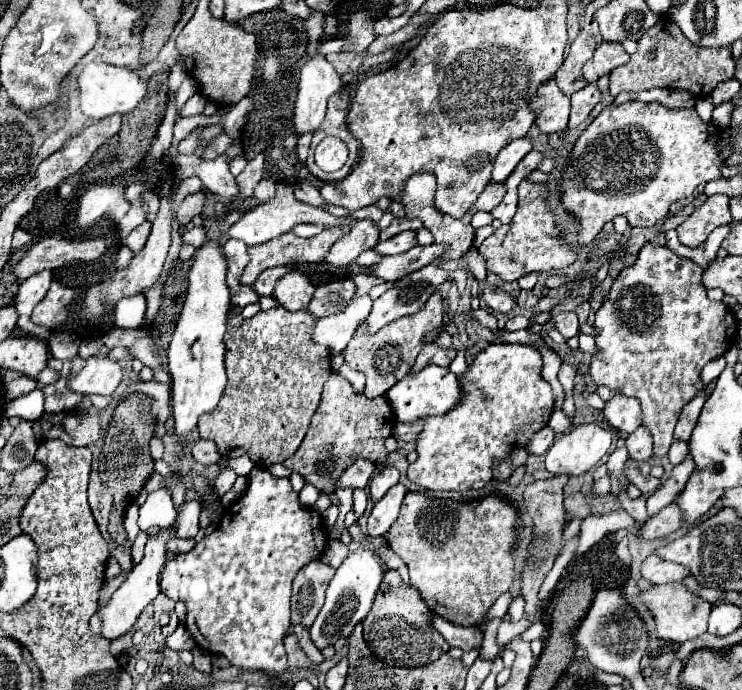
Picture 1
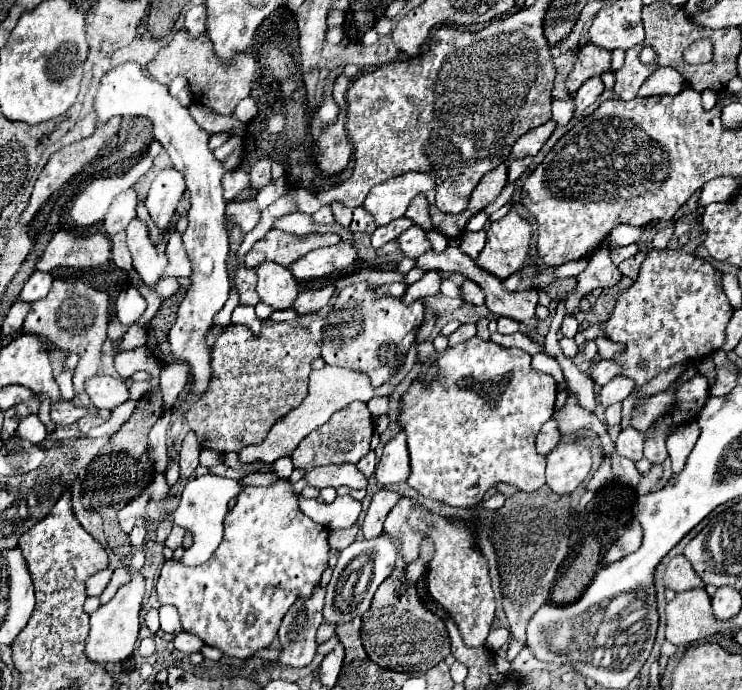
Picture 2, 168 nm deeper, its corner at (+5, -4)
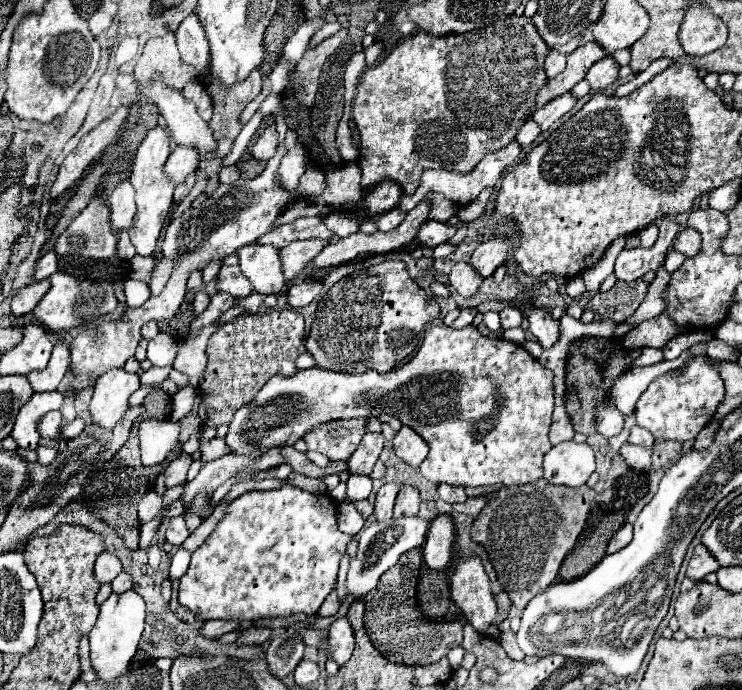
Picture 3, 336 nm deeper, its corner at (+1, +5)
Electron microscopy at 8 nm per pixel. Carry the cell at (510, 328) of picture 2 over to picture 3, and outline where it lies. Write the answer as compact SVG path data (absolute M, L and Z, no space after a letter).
M507 306L503 312L501 312L501 328L507 330L507 328L513 328L513 326L521 326L521 320L523 320L523 314L519 308L515 306Z

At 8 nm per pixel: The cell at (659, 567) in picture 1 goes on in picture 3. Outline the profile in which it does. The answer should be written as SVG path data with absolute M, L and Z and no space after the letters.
M695 546L695 552L687 564L687 578L691 580L703 580L705 574L709 572L717 572L719 566L717 566L717 560L713 560L713 556L709 556L707 548L705 546Z

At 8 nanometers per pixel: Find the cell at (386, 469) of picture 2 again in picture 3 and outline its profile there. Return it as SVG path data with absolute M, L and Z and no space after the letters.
M403 426L393 438L393 452L405 464L417 468L427 458L429 448L421 440L421 436L417 436L417 432L413 432L409 426Z

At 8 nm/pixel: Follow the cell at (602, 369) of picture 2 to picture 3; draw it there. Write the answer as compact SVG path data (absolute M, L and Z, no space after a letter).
M643 348L641 356L637 356L631 366L647 366L647 364L655 364L655 362L661 362L661 360L663 360L663 352L661 350L657 350L657 348Z

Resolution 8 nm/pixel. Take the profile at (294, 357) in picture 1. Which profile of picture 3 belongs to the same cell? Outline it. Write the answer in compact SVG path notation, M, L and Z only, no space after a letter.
M271 310L263 314L243 314L223 324L209 340L207 370L199 382L199 418L205 428L231 424L233 414L253 402L261 386L271 376L297 374L297 358L305 352L305 322L299 312Z

